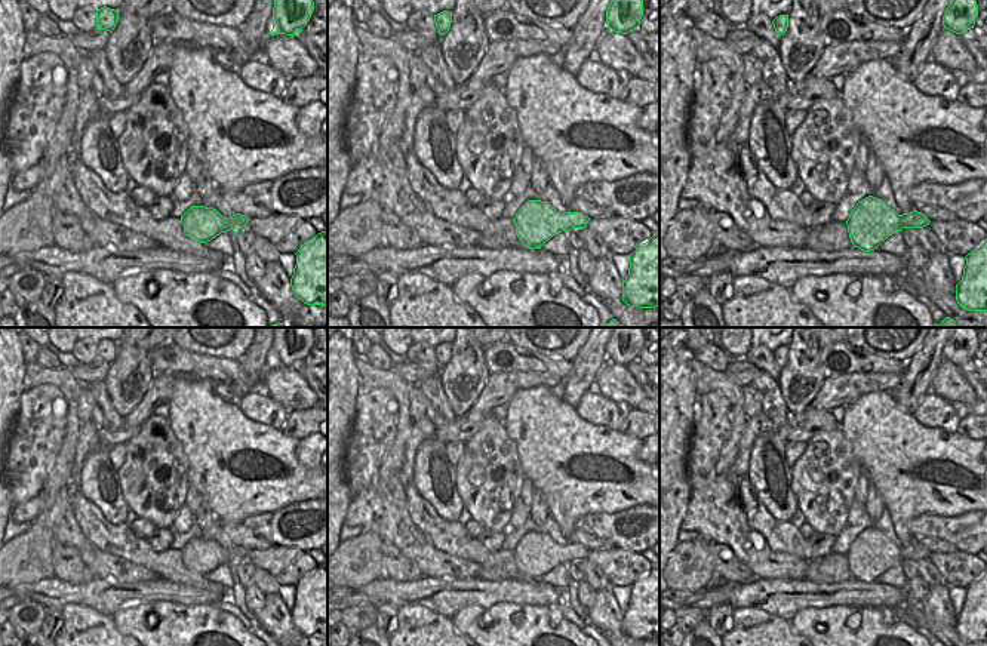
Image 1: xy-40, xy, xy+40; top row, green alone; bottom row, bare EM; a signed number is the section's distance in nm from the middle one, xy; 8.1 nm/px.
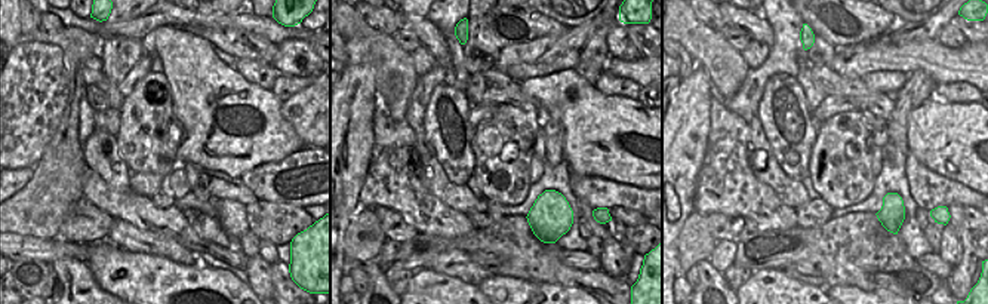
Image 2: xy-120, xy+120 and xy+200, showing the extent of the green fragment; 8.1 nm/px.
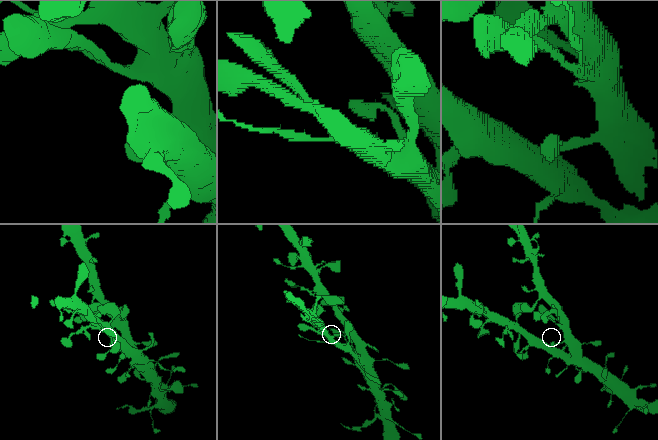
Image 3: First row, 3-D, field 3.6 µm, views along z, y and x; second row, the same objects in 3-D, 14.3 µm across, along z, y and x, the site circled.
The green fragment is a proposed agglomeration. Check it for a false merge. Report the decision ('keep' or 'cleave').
keep

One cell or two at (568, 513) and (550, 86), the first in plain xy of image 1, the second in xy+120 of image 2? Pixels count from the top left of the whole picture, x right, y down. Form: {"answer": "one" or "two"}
{"answer": "one"}

